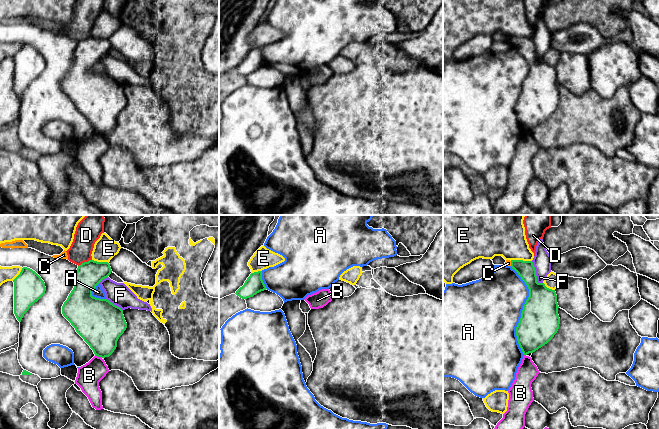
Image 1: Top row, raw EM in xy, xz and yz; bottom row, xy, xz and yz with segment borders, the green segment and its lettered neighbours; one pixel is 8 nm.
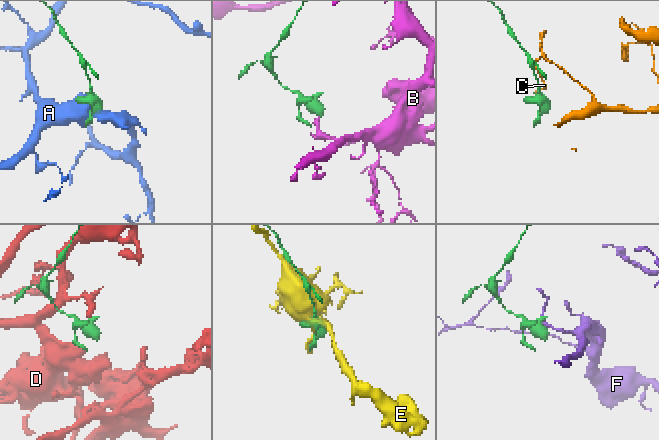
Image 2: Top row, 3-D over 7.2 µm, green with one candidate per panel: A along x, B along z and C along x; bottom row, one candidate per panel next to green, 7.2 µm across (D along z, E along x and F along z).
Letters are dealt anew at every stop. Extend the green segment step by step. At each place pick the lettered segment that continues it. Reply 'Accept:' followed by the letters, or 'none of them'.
Accept: none of them

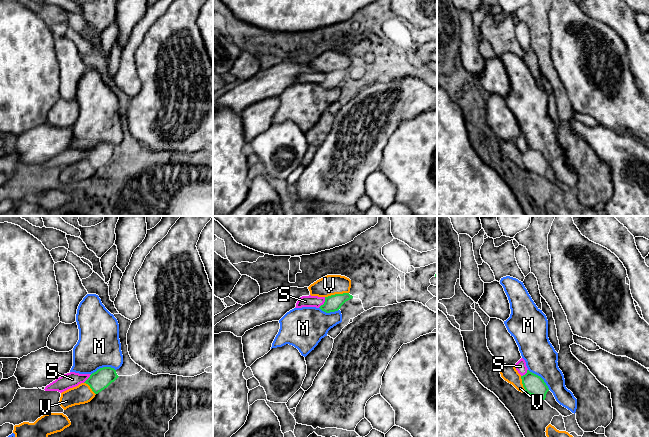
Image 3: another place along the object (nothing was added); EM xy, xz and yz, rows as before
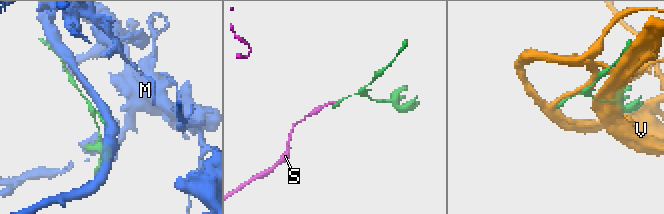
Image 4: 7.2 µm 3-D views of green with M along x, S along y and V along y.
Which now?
Accept: S

